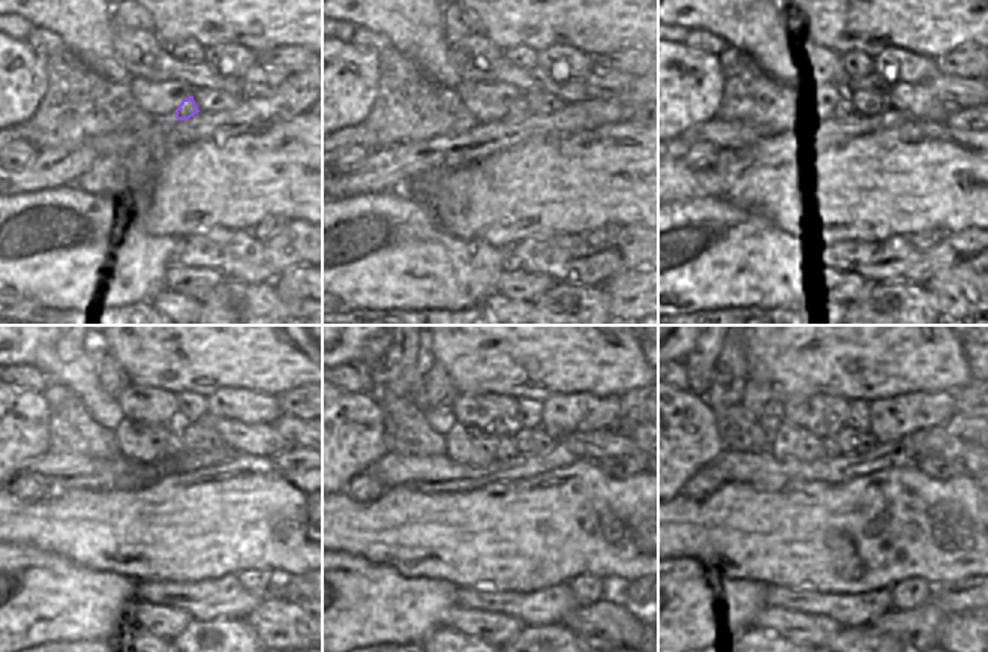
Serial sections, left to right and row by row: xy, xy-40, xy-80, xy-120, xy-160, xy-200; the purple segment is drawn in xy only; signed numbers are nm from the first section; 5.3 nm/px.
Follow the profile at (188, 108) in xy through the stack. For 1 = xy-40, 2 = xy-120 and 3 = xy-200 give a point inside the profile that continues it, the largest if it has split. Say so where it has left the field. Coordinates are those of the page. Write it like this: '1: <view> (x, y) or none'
1: xy-40 (519, 110)
2: xy-120 (174, 447)
3: xy-200 (831, 450)

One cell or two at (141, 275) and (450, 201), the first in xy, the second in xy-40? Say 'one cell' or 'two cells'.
two cells

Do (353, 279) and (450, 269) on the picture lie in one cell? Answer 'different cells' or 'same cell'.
same cell

